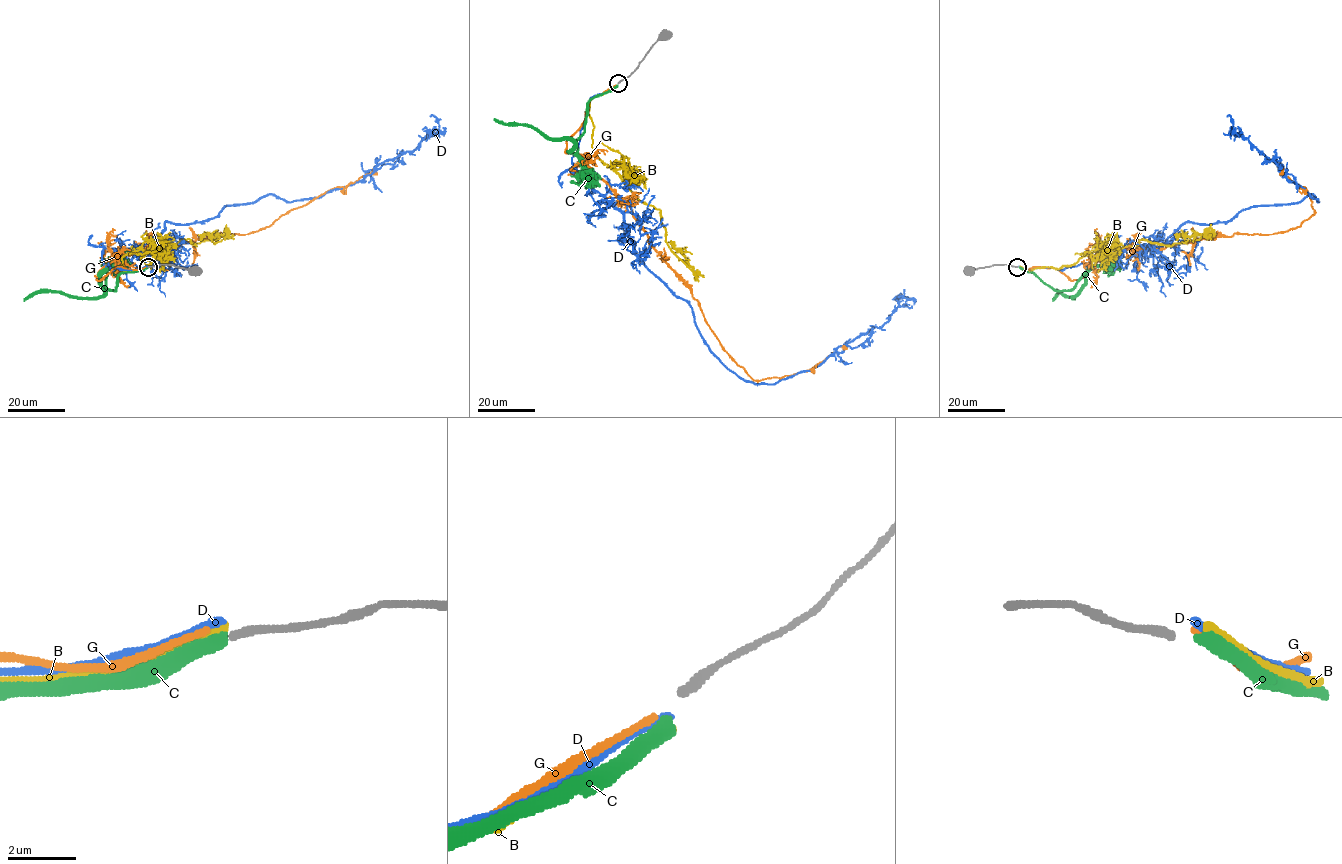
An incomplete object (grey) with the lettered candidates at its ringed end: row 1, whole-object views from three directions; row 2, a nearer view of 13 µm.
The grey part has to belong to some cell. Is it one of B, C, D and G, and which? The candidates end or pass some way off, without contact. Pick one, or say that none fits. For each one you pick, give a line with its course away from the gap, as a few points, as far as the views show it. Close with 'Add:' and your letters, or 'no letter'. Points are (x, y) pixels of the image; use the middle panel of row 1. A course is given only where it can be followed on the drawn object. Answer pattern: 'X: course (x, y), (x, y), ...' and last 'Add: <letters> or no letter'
G: course (616, 85), (588, 103), (565, 151), (580, 153), (626, 202), (723, 349), (760, 380), (810, 370), (846, 349)
Add: G

